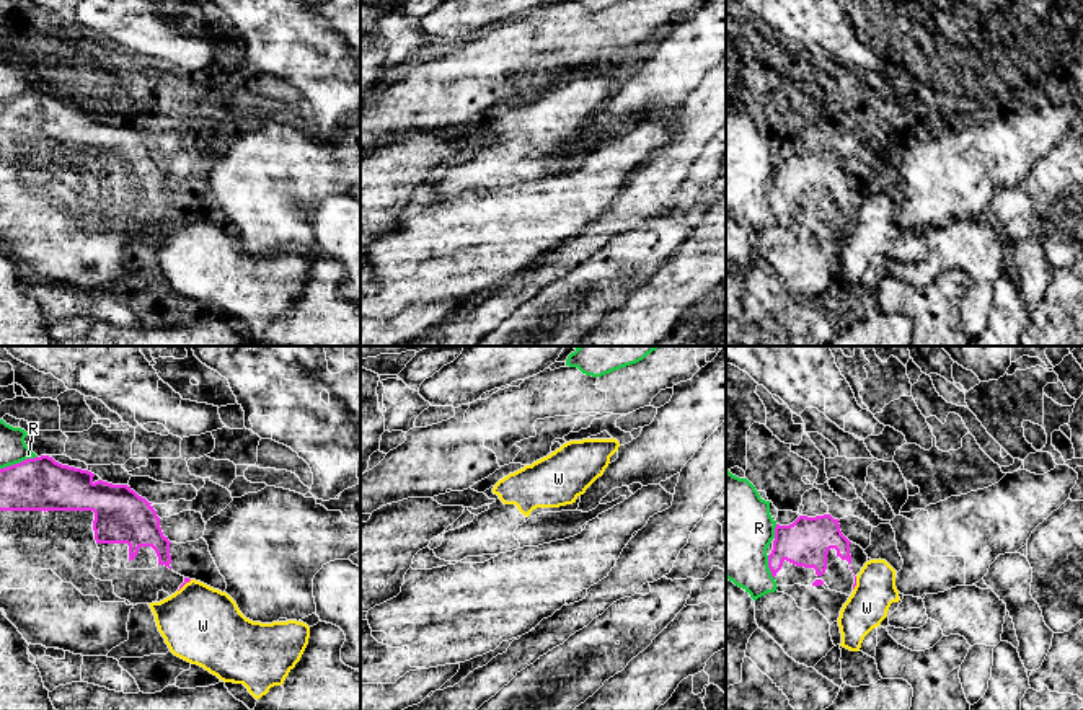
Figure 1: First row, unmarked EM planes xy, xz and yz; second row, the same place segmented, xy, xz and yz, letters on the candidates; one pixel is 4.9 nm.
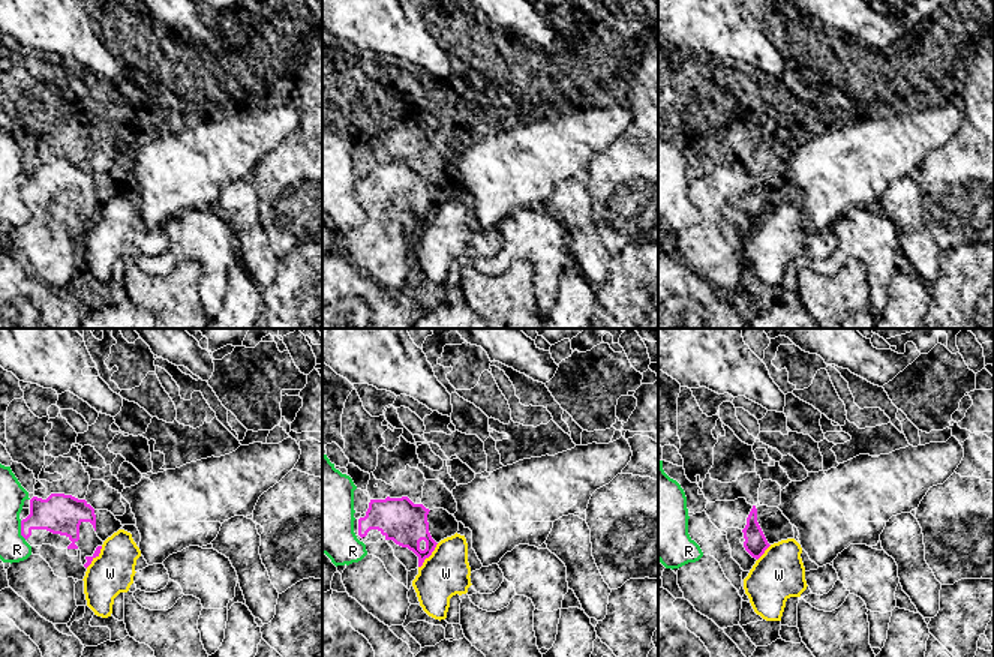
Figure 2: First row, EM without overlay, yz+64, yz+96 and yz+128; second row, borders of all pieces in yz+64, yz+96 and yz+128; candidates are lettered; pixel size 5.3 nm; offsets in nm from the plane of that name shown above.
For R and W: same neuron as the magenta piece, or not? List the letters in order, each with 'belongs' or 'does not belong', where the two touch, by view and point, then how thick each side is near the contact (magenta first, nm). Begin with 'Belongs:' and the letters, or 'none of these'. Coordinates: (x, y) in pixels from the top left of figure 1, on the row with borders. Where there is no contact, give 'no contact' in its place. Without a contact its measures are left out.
Belongs: none of these
R: does not belong | yz (769, 567) | 240/400 nm
W: does not belong | xy (185, 583) | 30/380 nm

